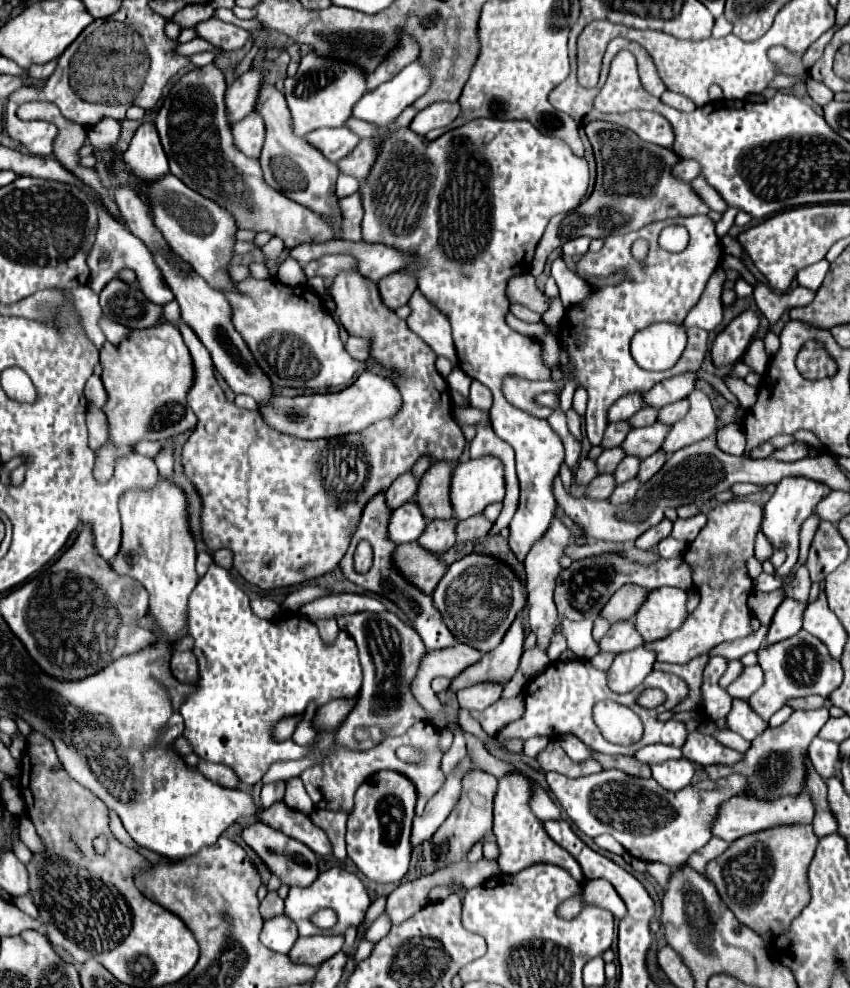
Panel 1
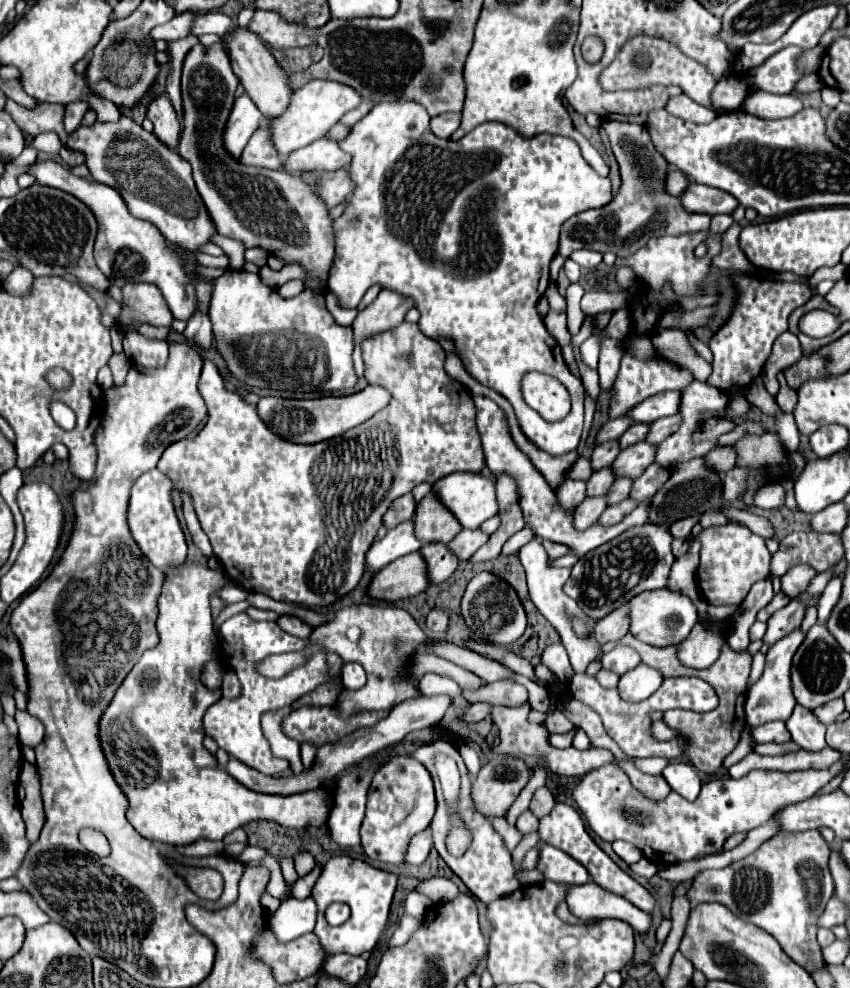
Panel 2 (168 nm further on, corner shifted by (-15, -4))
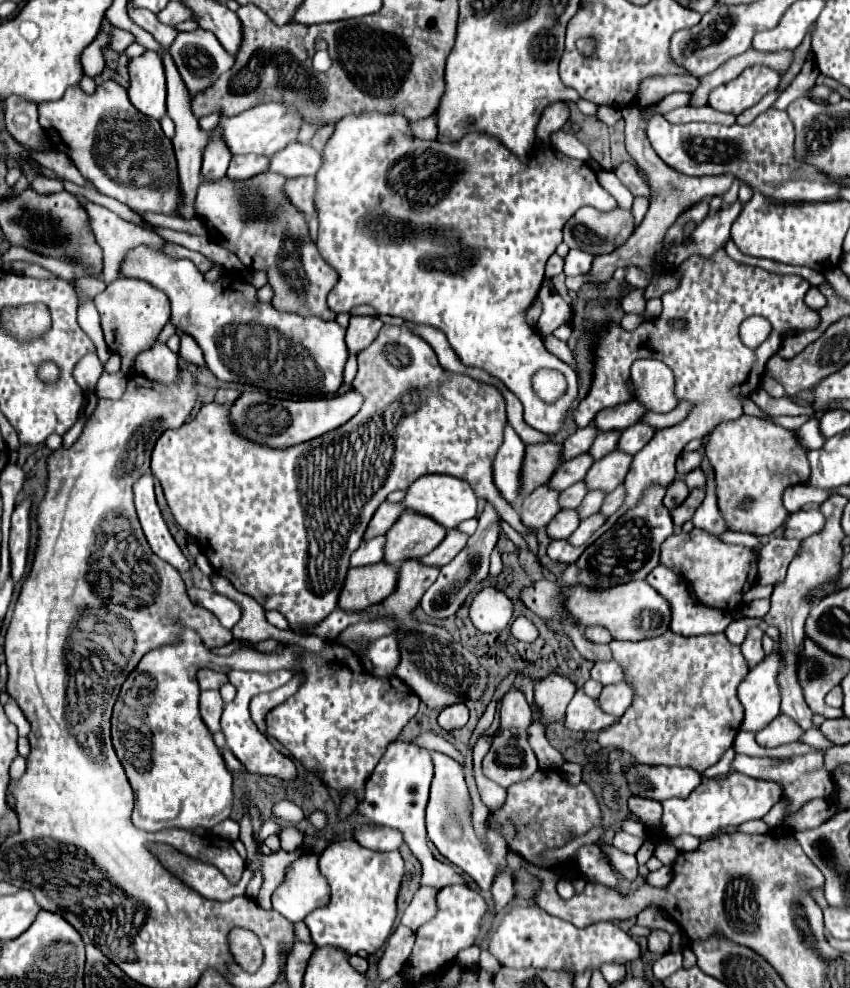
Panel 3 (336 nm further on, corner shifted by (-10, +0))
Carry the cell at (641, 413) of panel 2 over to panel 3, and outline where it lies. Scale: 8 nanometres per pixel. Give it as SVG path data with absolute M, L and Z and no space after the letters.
M637 400L623 402L613 408L605 408L595 416L595 426L599 430L625 430L633 424L637 424L649 410Z

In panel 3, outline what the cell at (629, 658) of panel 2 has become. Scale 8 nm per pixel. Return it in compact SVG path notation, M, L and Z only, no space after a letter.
M609 660L609 662L595 662L593 670L591 670L591 678L601 682L603 686L607 684L615 684L623 680L623 668L617 660Z

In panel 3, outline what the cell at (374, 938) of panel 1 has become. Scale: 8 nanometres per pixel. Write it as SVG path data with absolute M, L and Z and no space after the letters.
M391 742L387 746L387 752L375 766L373 774L369 776L365 784L365 796L355 812L375 826L397 828L403 834L415 858L421 862L421 886L431 886L441 890L449 884L461 884L463 878L449 864L435 860L427 846L425 806L429 800L431 778L433 778L433 762L429 750L419 748L411 742Z

